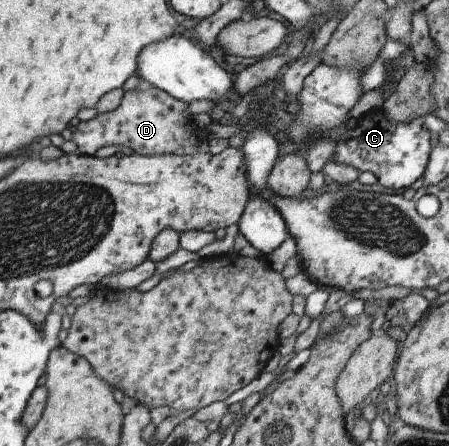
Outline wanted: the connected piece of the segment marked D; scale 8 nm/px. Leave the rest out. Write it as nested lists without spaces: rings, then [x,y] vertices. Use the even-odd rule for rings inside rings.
[[[140,82],[139,88],[124,92],[120,105],[111,112],[98,114],[88,121],[81,121],[76,131],[67,136],[78,147],[81,155],[94,155],[103,146],[122,145],[130,147],[134,154],[161,156],[162,154],[192,155],[199,152],[198,143],[204,140],[204,130],[186,126],[194,115],[188,114],[185,101],[177,100],[169,93],[148,82]]]

